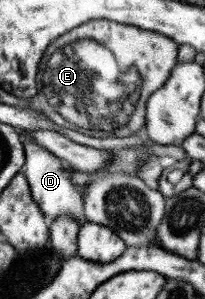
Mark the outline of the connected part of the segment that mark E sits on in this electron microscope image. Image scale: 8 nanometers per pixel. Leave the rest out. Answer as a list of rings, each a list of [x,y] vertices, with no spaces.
[[[105,19],[81,23],[54,39],[44,50],[35,74],[37,91],[30,100],[55,125],[82,135],[105,138],[137,133],[141,139],[147,139],[144,131],[147,98],[167,81],[171,69],[177,65],[178,46],[172,40],[165,35]]]

